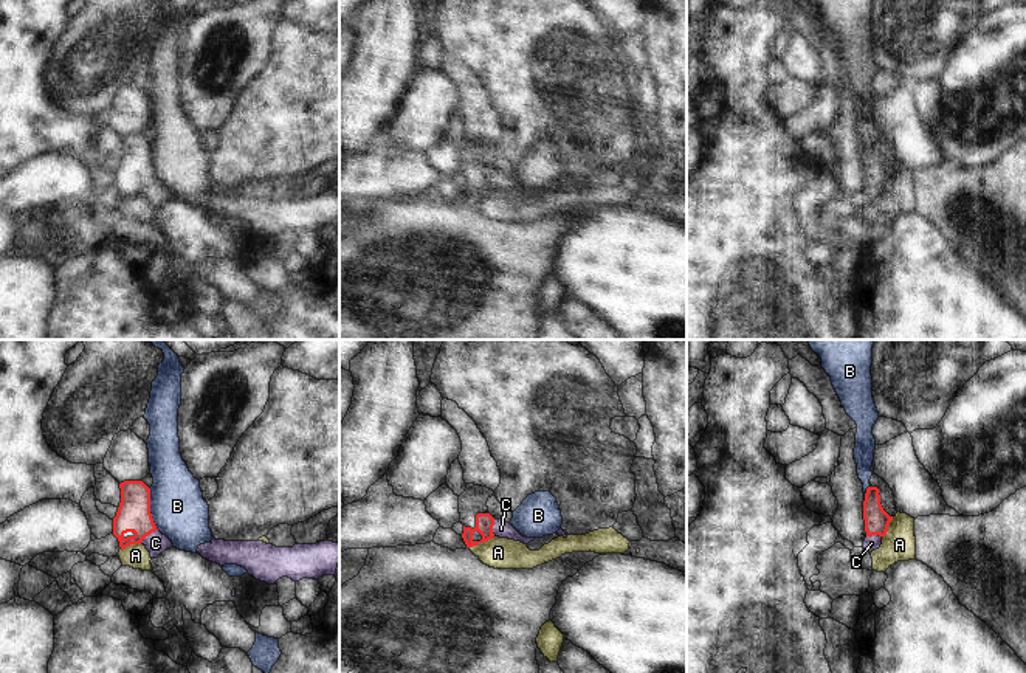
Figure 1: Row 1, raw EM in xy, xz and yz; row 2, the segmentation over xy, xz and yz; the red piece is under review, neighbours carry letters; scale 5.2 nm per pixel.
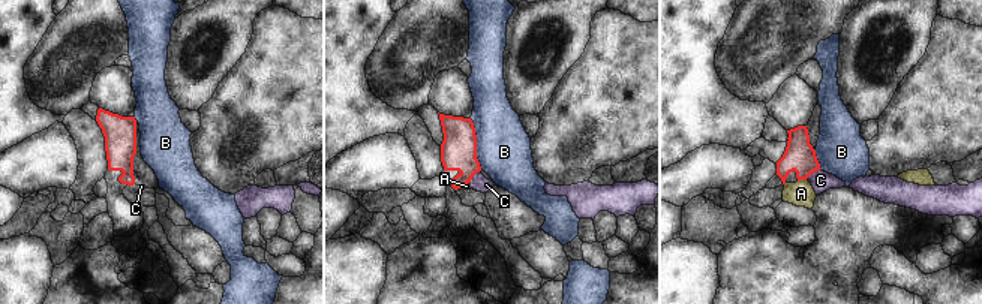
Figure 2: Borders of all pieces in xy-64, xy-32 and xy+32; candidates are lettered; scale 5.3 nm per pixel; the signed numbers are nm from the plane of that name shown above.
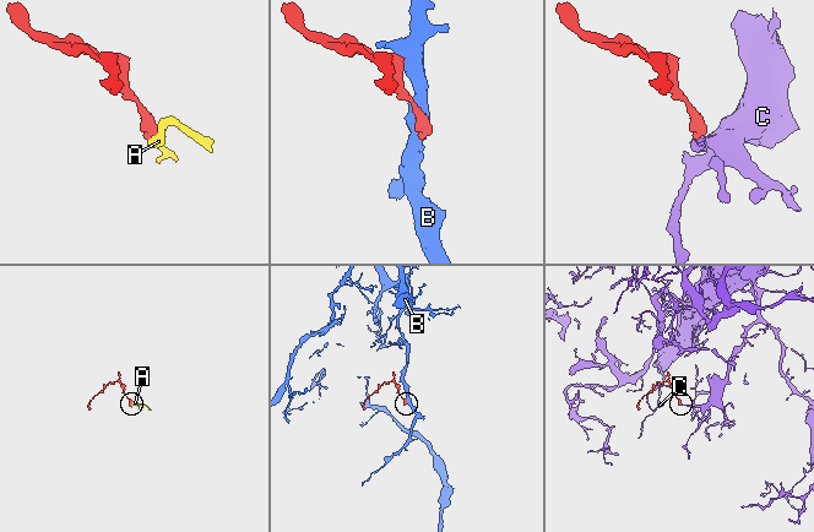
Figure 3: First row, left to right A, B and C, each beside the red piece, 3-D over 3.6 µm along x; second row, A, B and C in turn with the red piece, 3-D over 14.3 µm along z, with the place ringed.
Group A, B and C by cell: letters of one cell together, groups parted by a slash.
A / B / C

